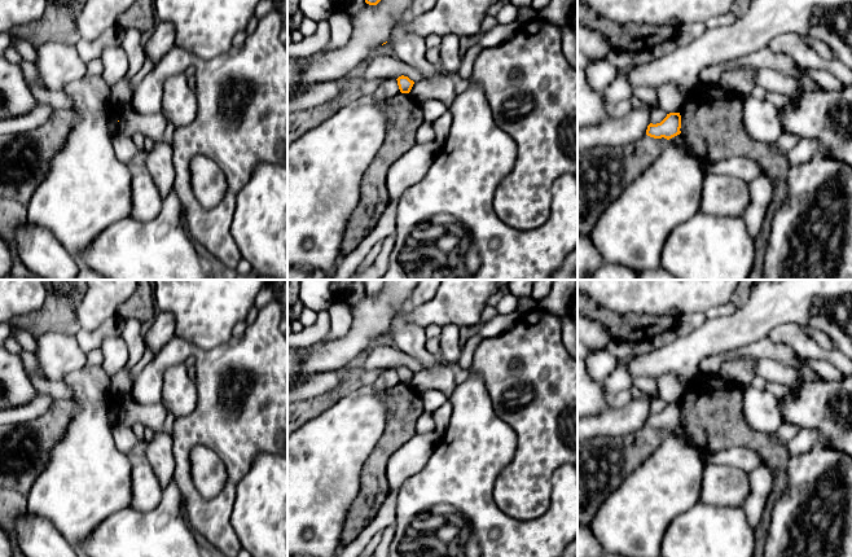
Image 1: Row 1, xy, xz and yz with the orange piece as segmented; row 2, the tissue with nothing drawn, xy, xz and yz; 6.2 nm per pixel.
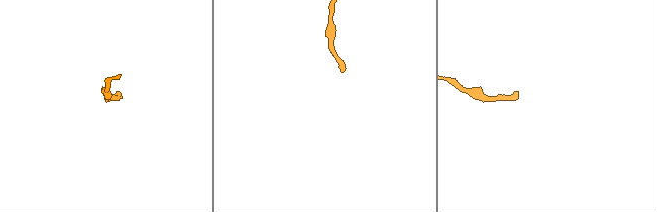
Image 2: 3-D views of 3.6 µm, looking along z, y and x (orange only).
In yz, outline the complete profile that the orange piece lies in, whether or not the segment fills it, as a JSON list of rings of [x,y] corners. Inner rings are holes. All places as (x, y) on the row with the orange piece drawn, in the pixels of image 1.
[[[669,113],[667,117],[656,124],[650,123],[646,130],[646,135],[654,139],[672,139],[681,133],[681,115],[680,113]]]

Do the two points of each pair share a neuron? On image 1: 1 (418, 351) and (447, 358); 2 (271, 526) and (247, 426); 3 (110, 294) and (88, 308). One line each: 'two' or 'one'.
1: two
2: two
3: one

